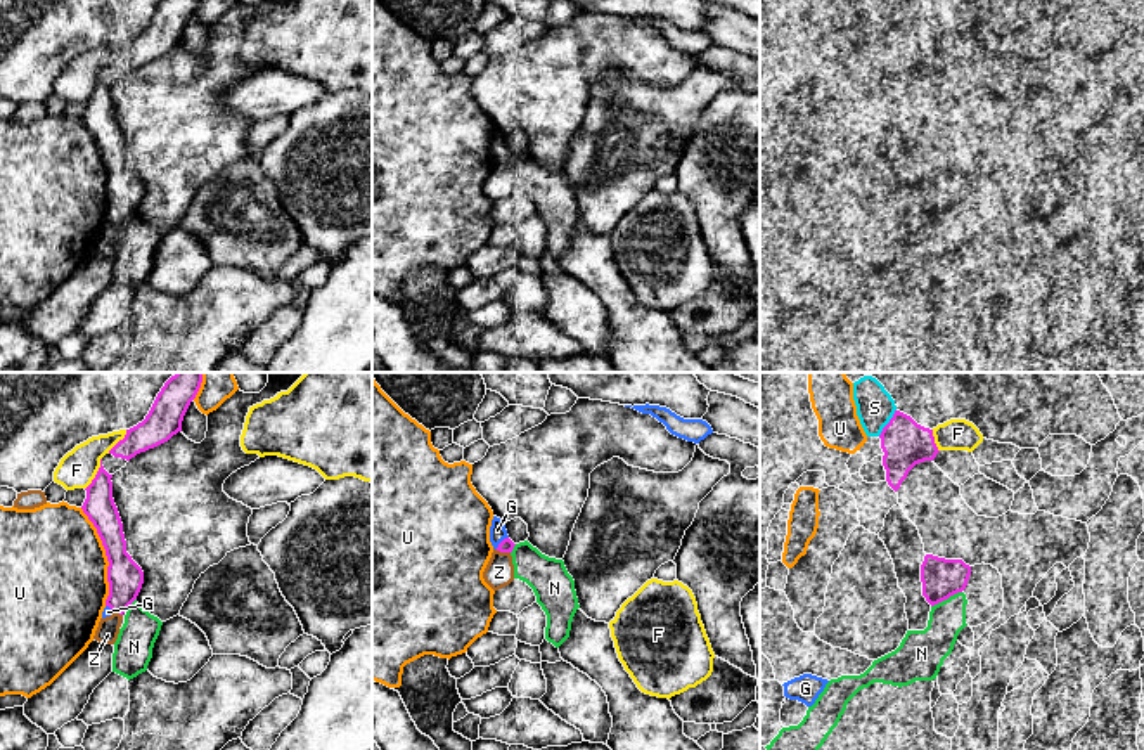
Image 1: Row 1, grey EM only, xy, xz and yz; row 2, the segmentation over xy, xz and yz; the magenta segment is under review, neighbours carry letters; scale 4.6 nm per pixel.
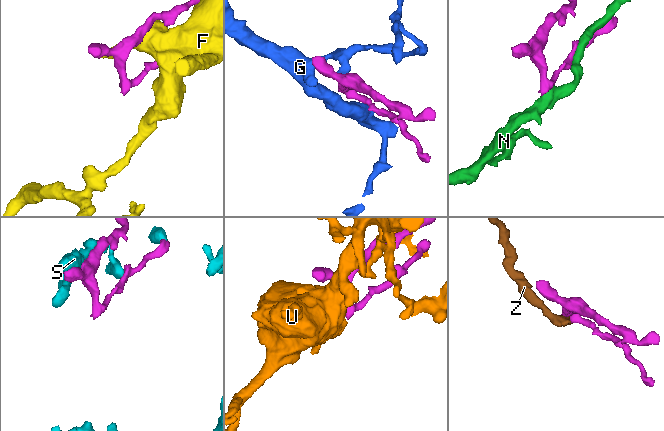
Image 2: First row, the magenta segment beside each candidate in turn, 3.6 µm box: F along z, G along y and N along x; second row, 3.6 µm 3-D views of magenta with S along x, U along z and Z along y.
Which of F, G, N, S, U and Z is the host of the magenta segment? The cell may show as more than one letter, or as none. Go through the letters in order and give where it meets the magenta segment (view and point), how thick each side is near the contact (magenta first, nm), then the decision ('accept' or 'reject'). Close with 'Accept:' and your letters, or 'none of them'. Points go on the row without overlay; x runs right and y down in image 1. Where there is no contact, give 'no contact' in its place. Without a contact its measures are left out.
F: contact xy (97, 85); calibres 150 and 170 nm; reject
G: contact xz (501, 155); calibres 60 and 80 nm; accept
N: contact yz (945, 210); calibres 180 and 180 nm; reject
S: contact yz (888, 35); calibres 220 and 180 nm; reject
U: contact xy (106, 167); calibres 170 and 500 nm; reject
Z: contact xz (502, 163); calibres 60 and 140 nm; reject
Accept: G

